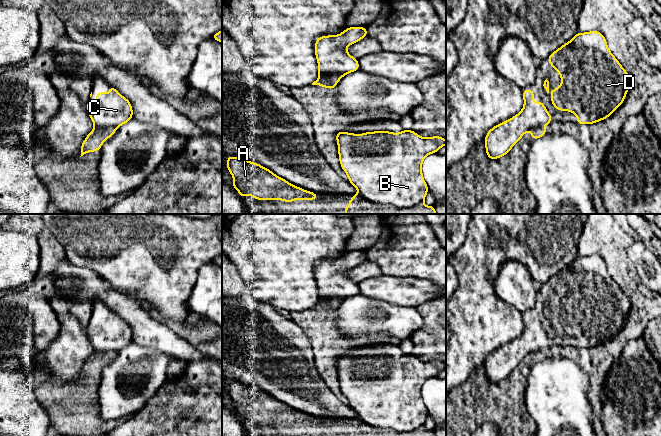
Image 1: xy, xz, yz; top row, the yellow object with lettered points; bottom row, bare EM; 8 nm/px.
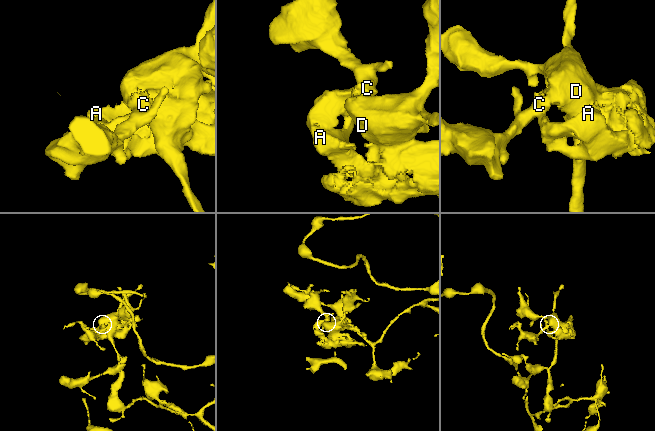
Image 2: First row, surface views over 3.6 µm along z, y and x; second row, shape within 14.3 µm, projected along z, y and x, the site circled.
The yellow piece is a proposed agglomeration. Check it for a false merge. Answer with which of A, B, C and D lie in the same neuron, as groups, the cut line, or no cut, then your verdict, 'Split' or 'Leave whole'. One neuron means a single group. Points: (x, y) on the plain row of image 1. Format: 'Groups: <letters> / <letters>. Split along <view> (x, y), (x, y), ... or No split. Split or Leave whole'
Groups: A / B C D. Split along xy (94, 350), (113, 351), (115, 353). Split

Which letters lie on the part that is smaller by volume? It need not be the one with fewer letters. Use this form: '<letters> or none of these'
A

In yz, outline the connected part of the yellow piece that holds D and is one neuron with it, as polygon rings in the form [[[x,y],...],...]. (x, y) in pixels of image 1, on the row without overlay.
[[[599,255],[576,257],[547,285],[561,301],[561,309],[550,316],[551,326],[559,335],[574,337],[577,348],[590,349],[608,342],[622,329],[631,309],[631,300],[608,273],[606,262]]]

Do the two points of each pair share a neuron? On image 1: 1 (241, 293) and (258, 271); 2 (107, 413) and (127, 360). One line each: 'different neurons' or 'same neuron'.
1: different neurons
2: same neuron

